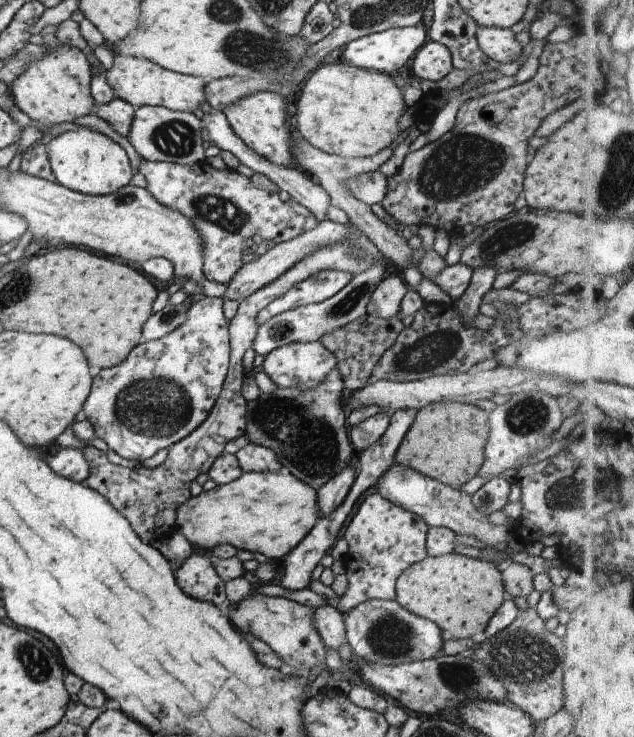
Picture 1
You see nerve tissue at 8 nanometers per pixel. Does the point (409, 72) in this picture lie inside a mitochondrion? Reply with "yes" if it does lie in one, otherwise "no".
no

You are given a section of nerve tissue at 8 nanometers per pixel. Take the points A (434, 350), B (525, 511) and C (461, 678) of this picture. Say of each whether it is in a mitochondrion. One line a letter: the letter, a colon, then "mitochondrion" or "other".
A: mitochondrion
B: other
C: mitochondrion

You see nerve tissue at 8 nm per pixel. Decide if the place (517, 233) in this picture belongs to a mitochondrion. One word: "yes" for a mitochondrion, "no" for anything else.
yes

